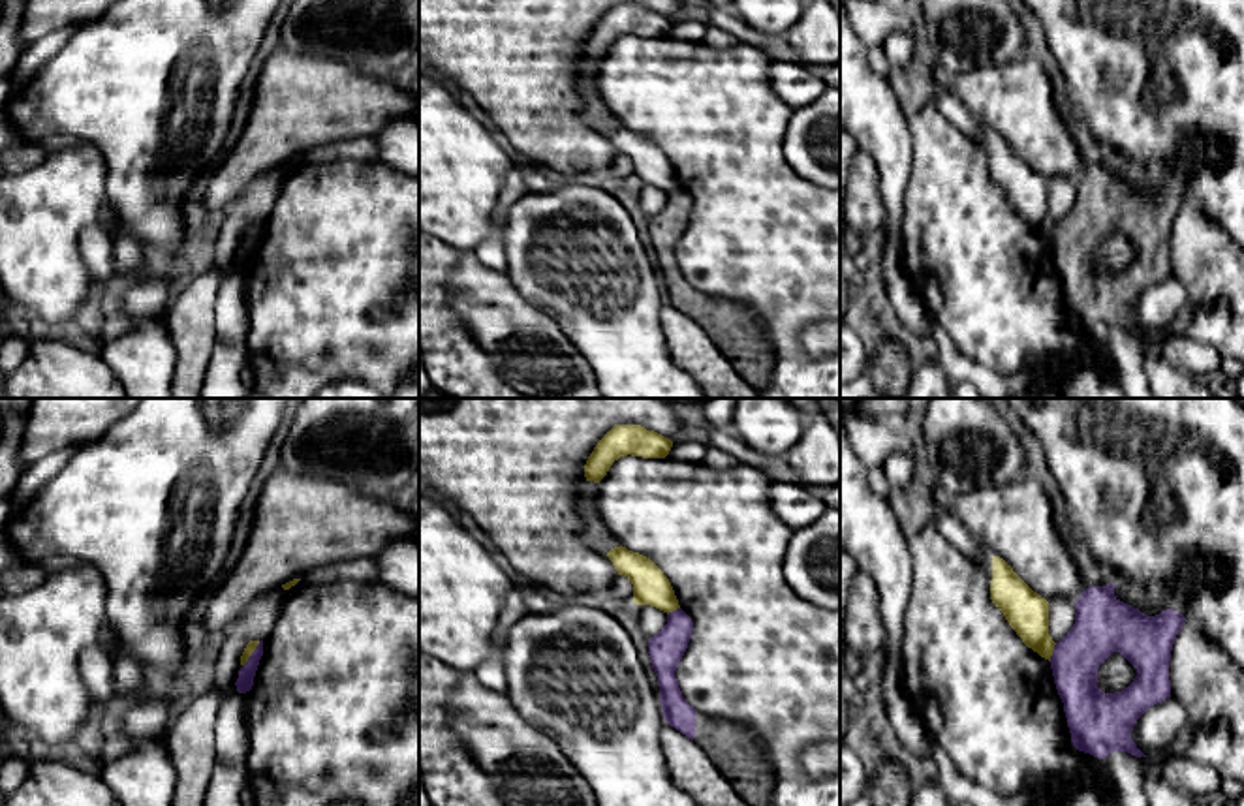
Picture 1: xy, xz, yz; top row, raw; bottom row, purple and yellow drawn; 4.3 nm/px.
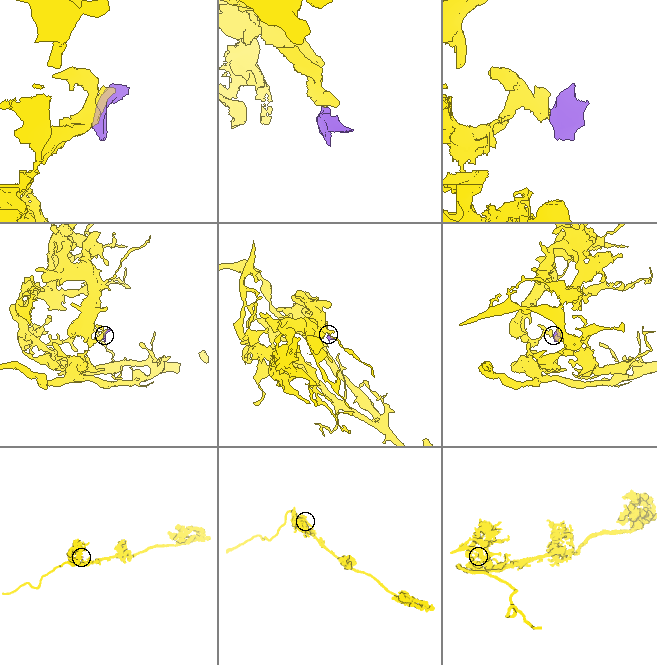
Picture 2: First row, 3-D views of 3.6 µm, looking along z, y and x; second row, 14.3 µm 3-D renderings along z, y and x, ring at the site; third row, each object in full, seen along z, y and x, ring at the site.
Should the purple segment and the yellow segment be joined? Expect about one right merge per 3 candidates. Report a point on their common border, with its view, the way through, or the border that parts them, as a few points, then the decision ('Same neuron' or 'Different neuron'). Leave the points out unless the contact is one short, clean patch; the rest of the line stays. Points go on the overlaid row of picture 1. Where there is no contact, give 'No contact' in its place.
Touches purple at xy (252, 654). Different neuron

